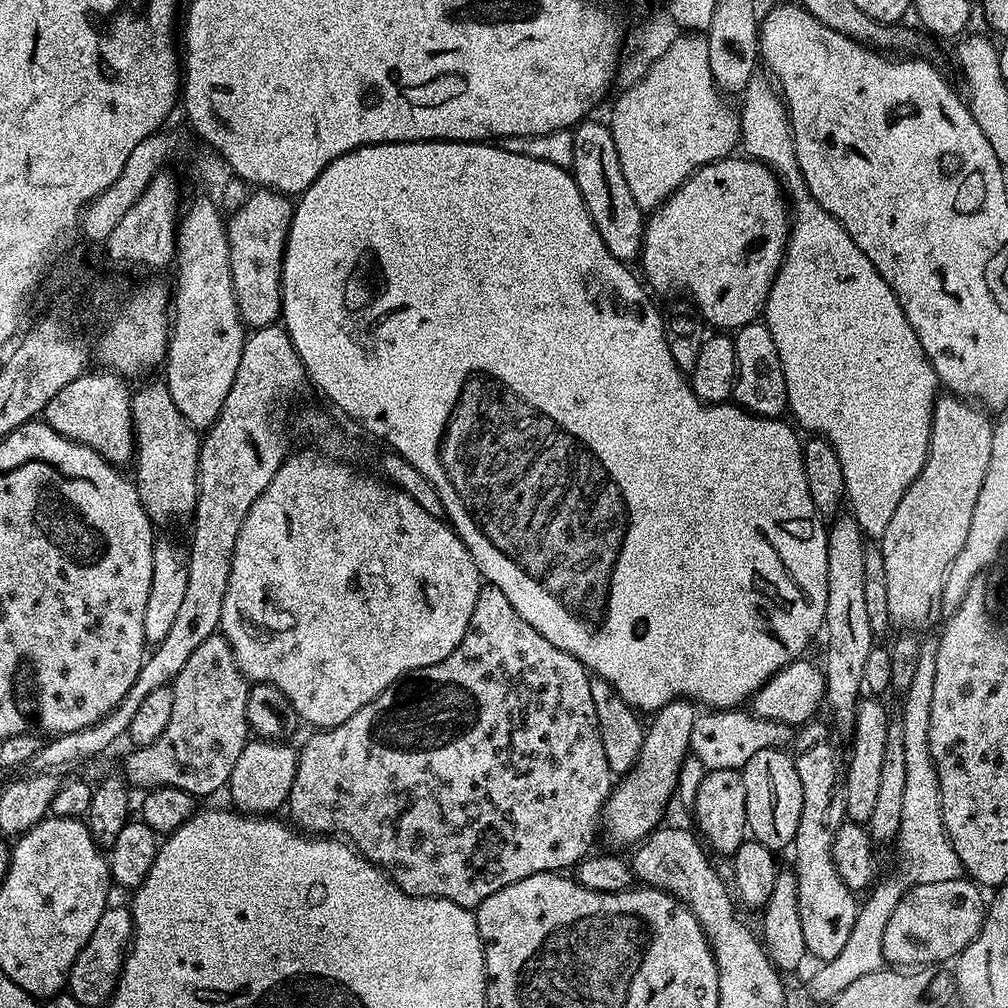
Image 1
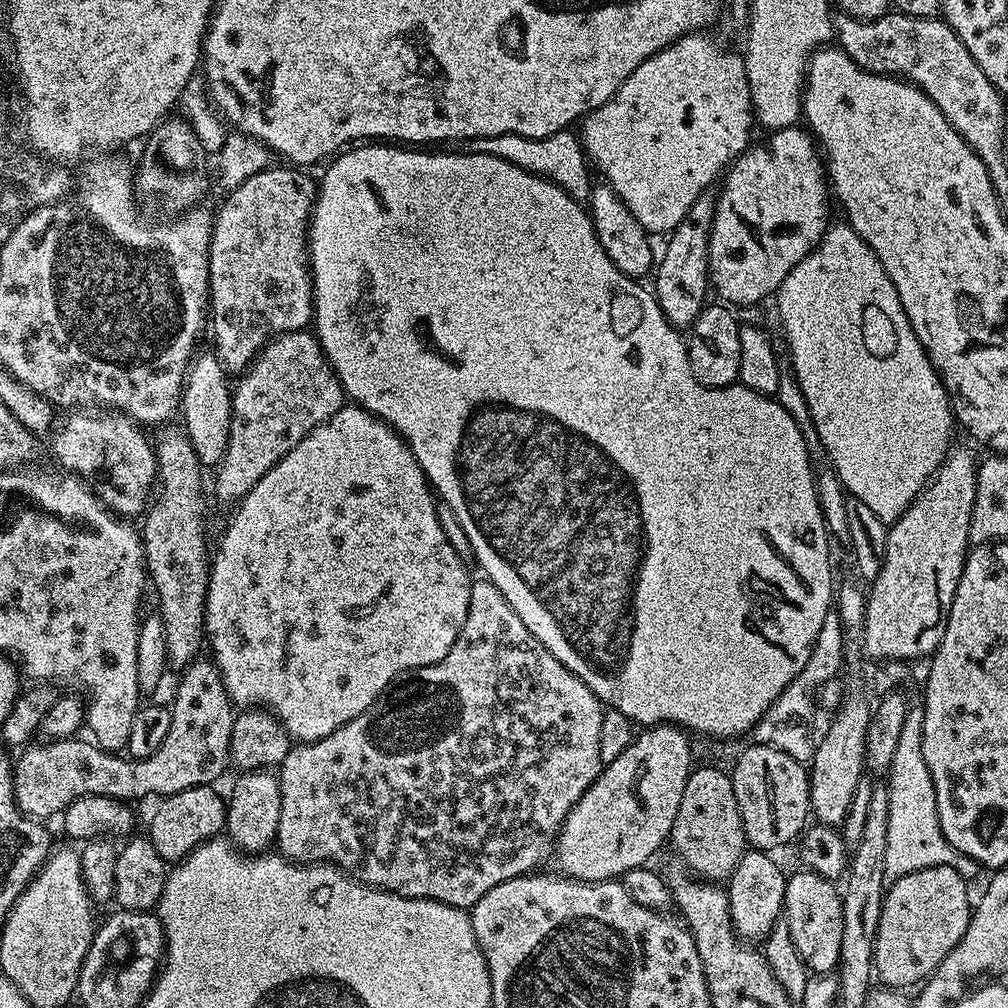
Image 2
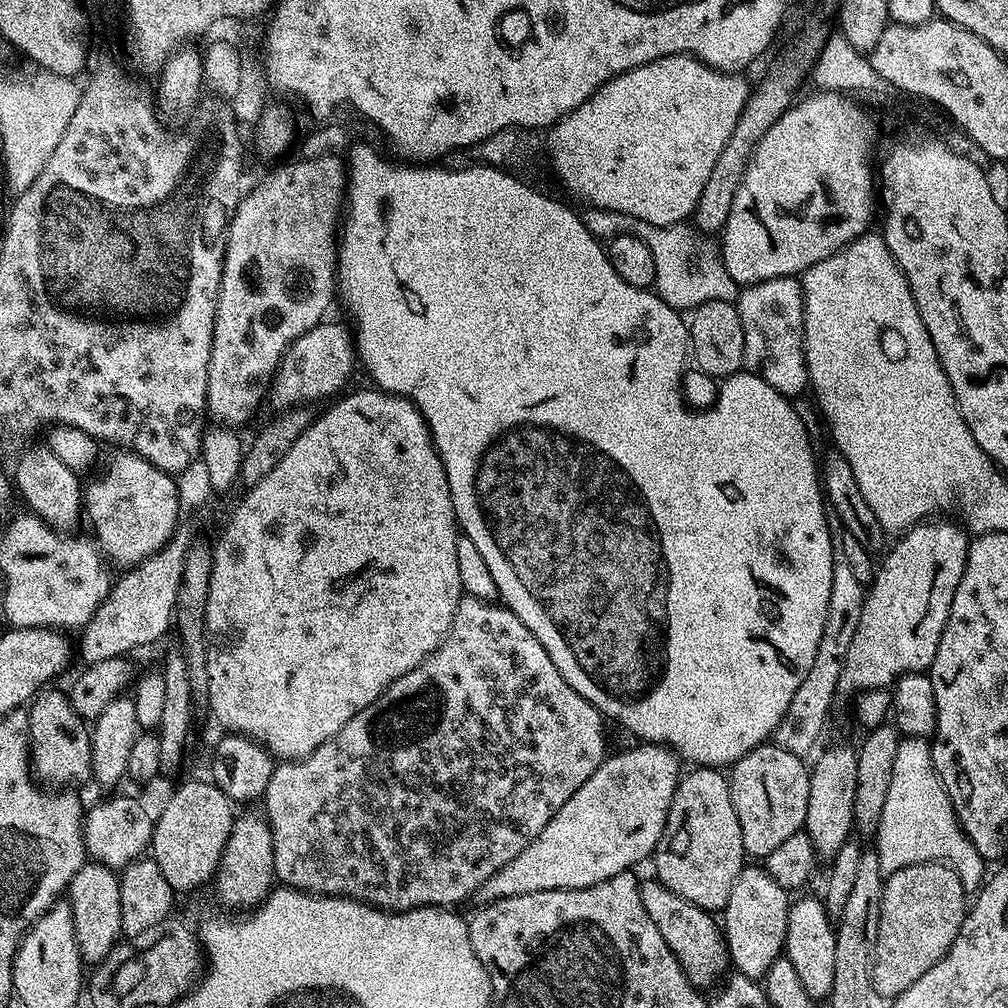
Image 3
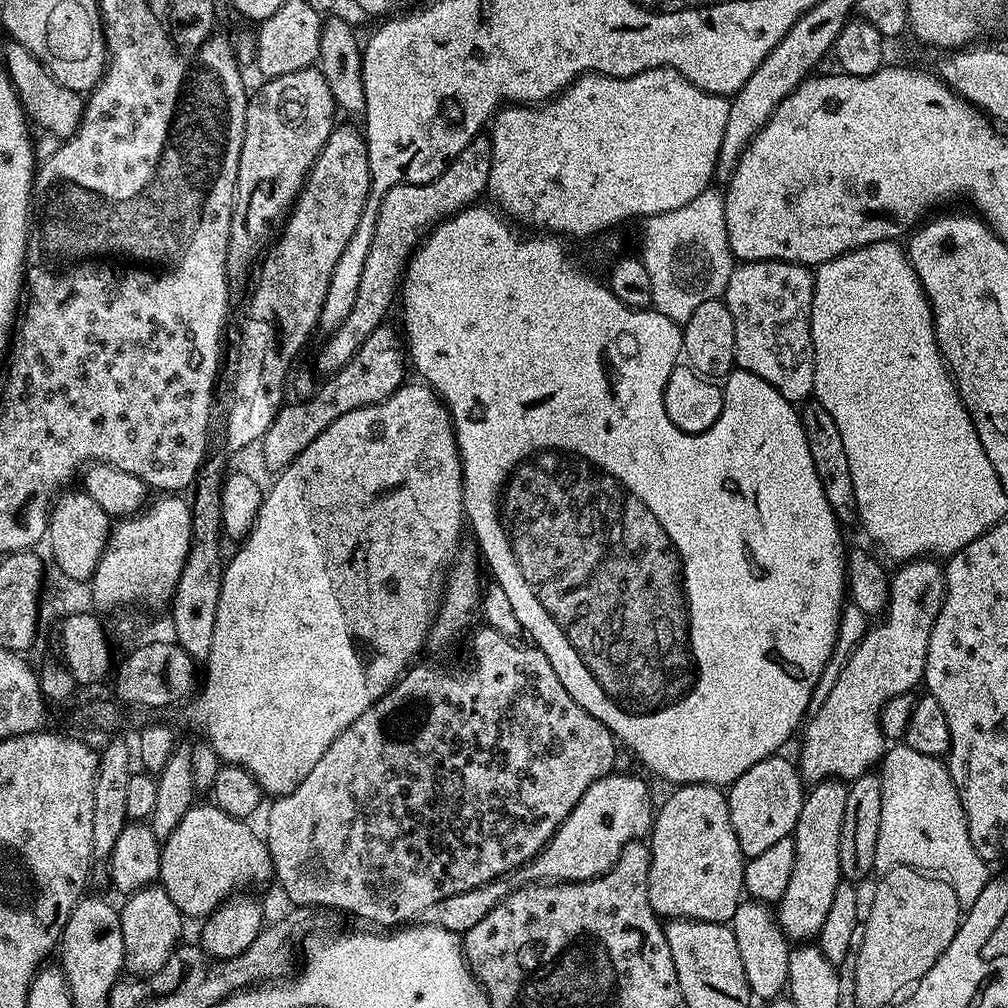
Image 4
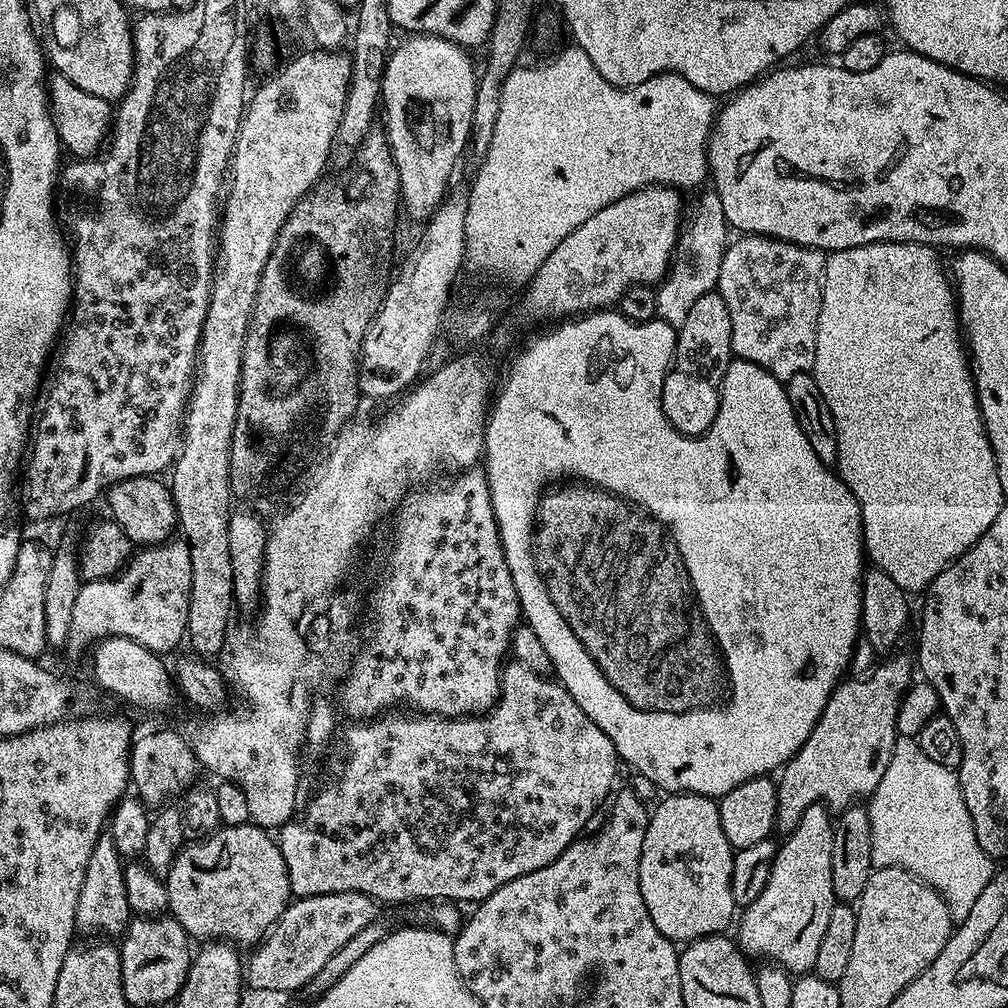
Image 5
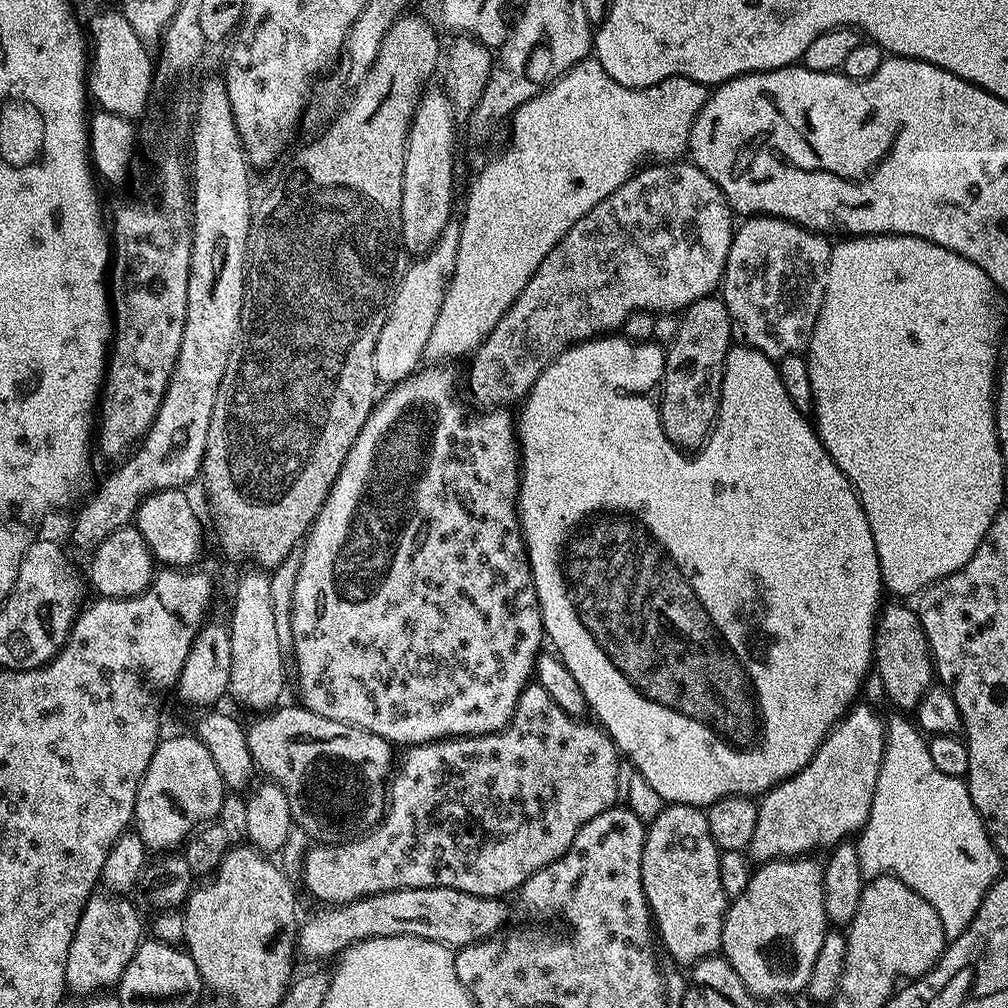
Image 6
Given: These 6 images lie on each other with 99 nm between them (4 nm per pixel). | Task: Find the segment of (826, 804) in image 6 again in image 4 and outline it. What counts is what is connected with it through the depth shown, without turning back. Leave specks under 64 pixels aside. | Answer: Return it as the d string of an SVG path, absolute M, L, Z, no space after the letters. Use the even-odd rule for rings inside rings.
M917 558L901 563L897 567L900 569L891 573L888 607L869 627L856 648L847 653L846 663L837 674L833 690L820 708L811 713L810 721L803 725L804 741L800 744L798 767L805 781L833 779L851 782L862 774L873 771L883 761L886 743L884 744L884 732L880 729L880 711L883 710L887 700L892 702L898 694L912 692L915 684L919 685L924 678L926 654L930 646L930 630L934 630L938 610L942 610L944 601L944 568L936 564L939 563L932 558Z

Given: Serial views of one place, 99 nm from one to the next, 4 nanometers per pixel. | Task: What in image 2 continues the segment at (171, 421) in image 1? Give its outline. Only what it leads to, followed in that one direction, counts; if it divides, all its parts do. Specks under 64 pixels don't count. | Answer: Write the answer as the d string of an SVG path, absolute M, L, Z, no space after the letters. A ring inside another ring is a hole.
M183 431L164 432L160 441L155 441L156 478L158 483L154 495L143 513L142 539L144 541L144 562L150 584L160 595L158 615L166 626L166 650L168 662L173 669L183 670L194 663L201 655L200 647L206 644L204 631L204 604L208 600L208 574L210 571L210 552L204 549L204 480L200 477L202 465L194 454L194 446Z

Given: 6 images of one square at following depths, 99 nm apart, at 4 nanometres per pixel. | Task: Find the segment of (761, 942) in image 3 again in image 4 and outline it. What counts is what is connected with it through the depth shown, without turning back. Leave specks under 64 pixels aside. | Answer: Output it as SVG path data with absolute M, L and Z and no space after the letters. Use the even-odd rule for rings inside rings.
M745 899L730 921L738 954L742 954L742 970L757 1001L767 1002L779 997L788 986L788 954L790 941L781 930L775 911L759 900Z

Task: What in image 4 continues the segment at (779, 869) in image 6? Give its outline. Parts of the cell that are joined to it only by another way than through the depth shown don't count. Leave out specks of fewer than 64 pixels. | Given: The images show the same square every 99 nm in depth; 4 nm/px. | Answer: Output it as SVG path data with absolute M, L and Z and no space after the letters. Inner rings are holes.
M817 780L807 789L802 802L802 814L798 814L796 831L792 836L794 870L790 874L790 884L786 886L786 894L782 894L778 907L775 909L780 928L789 941L808 942L819 937L822 922L826 922L826 913L830 910L830 901L834 898L834 890L838 890L842 882L838 846L842 843L842 817L846 814L847 793L848 784L843 780Z

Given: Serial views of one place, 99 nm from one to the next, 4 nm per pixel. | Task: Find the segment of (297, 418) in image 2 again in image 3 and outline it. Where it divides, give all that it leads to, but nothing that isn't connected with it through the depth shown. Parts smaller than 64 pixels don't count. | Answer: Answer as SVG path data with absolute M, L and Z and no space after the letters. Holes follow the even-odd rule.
M328 322L316 324L285 350L272 380L270 404L272 402L276 410L287 410L313 406L319 400L331 401L349 387L352 367L357 367L357 364L354 336L349 329L347 332L342 325Z

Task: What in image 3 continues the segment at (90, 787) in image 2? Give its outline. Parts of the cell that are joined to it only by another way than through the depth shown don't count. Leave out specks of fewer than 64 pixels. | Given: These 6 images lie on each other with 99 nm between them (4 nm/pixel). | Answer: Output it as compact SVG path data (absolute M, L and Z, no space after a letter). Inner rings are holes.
M63 691L47 692L37 695L27 709L30 763L35 779L41 785L64 790L76 786L72 784L84 784L93 779L92 734L89 725L76 713Z

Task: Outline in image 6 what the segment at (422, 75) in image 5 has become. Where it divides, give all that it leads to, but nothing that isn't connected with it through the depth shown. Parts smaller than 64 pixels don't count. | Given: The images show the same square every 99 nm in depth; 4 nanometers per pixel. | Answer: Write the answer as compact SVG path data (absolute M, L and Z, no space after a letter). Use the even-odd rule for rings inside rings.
M428 91L421 95L420 104L412 116L412 125L408 127L408 145L404 151L402 238L404 249L409 254L423 254L431 251L438 242L443 228L453 219L452 175L454 158L458 154L456 121L458 116L446 95L435 96Z

